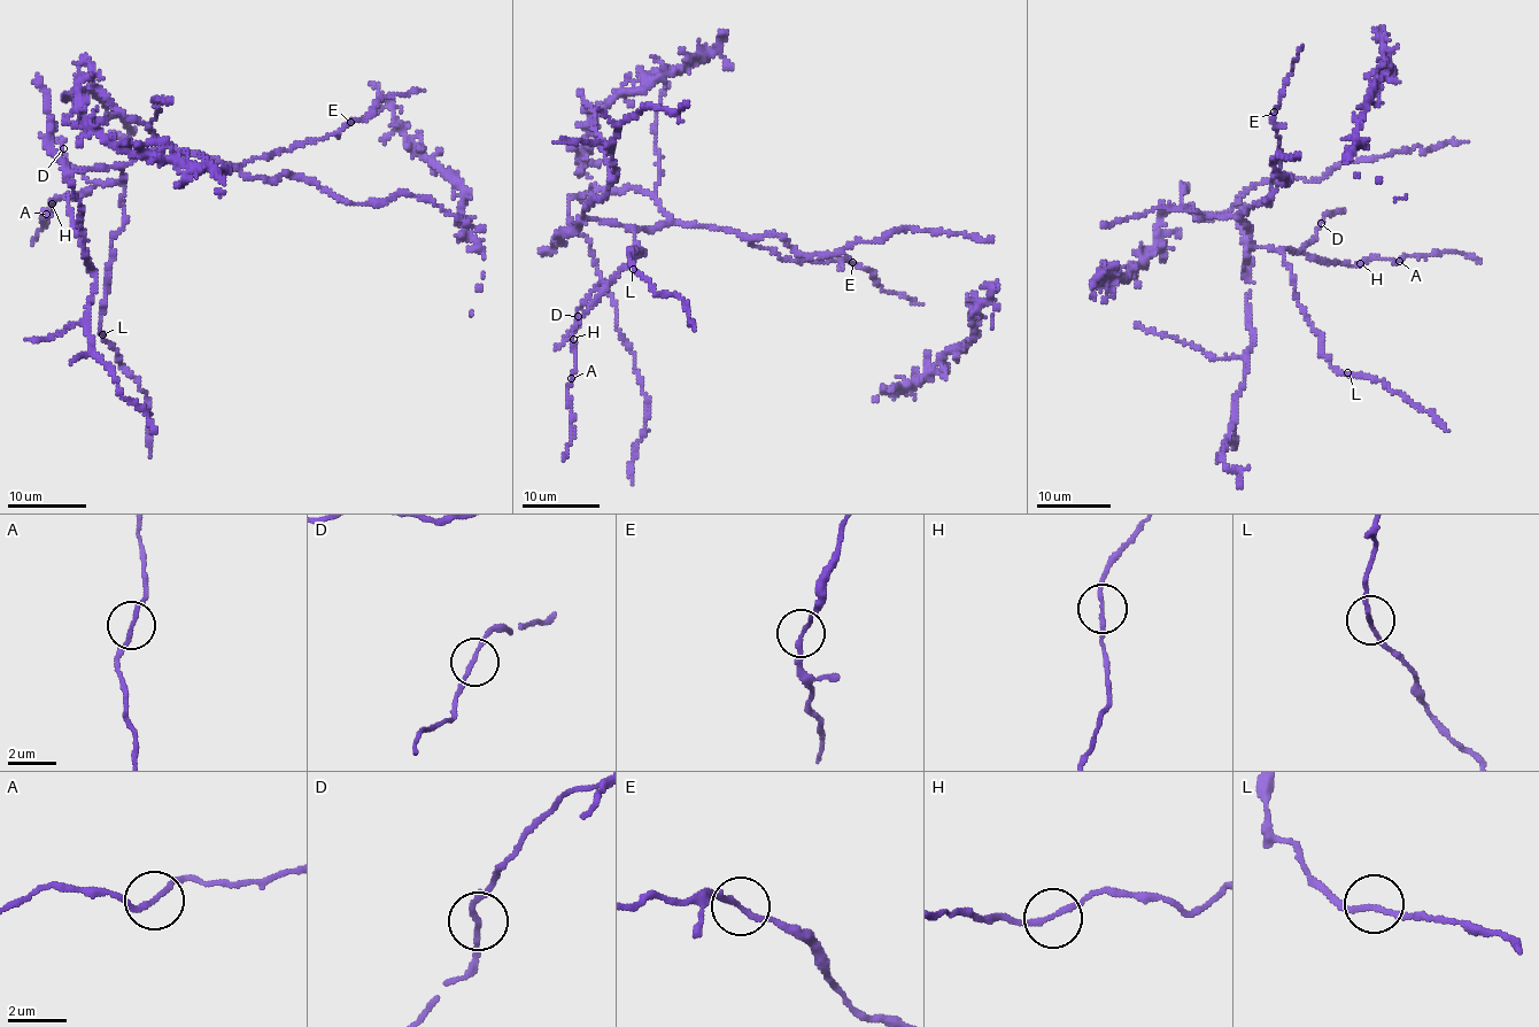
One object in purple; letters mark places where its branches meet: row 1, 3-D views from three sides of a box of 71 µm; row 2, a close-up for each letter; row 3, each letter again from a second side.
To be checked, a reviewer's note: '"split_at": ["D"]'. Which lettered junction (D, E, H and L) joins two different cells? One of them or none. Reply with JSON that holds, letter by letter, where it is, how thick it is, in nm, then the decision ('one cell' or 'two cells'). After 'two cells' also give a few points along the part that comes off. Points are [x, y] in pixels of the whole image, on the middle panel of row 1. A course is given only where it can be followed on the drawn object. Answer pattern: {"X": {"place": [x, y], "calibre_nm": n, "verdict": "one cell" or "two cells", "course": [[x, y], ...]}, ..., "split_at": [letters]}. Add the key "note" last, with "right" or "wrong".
{"D": {"place": [578, 316], "calibre_nm": 170, "verdict": "one cell"}, "E": {"place": [852, 262], "calibre_nm": 160, "verdict": "one cell"}, "H": {"place": [573, 339], "calibre_nm": 170, "verdict": "one cell"}, "L": {"place": [633, 269], "calibre_nm": 170, "verdict": "one cell"}, "split_at": [], "note": "wrong"}

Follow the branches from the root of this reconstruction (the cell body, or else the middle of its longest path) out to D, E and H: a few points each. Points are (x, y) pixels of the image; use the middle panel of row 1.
D: (759, 234), (749, 238), (673, 221), (641, 228), (635, 231), (635, 256), (597, 286), (578, 316)
E: (759, 234), (747, 240), (774, 249), (787, 260), (821, 262), (845, 259), (852, 262)
H: (759, 234), (749, 238), (718, 228), (666, 221), (635, 231), (635, 256), (575, 326), (573, 339)

